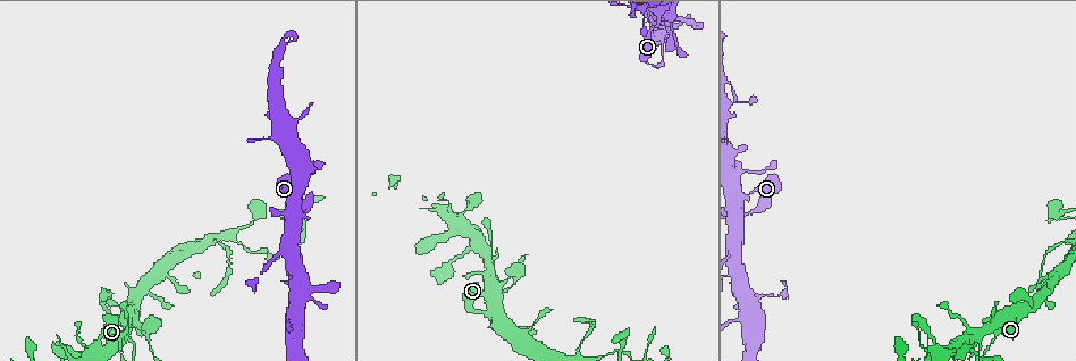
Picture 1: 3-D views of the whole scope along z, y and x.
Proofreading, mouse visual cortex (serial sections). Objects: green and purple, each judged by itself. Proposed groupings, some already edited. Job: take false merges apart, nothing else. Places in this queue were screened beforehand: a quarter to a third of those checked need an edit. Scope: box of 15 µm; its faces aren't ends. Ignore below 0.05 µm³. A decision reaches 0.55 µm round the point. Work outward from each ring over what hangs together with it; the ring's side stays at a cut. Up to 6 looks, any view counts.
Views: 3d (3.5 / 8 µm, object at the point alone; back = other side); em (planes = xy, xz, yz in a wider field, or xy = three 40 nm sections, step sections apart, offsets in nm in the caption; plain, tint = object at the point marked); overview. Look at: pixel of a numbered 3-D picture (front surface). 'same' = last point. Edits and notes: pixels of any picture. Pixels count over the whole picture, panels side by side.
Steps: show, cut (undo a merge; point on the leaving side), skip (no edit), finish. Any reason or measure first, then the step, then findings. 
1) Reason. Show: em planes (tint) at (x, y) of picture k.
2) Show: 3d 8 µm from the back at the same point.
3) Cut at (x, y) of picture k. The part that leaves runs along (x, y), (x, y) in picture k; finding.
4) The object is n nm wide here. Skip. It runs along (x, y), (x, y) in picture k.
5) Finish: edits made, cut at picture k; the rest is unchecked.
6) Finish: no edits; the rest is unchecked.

Three-way junction. Show: 3d 3.5 µm from the back at (507, 281) of picture 1.

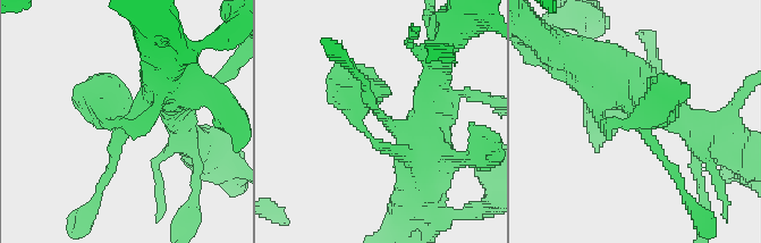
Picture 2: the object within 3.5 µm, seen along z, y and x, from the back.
3 arms meet here; the arms are 150, 450, 450 nm wide; now the EM. Show: em planes (tint) at (381, 113) of picture 2.

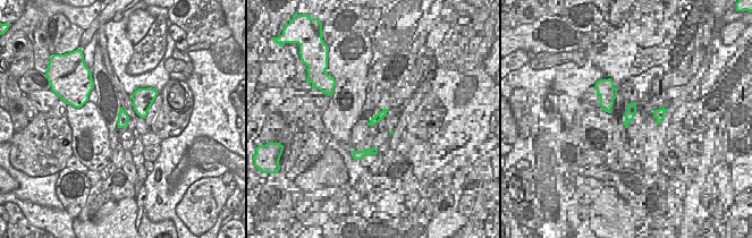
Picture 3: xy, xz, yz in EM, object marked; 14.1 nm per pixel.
The object is 160 nm wide here. Skip. It runs along (432, 154), (363, 100), (338, 70) in picture 2; one cell here.

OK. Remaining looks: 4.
Arms part here. Show: 3d 3.5 µm at (508, 327) of picture 1.

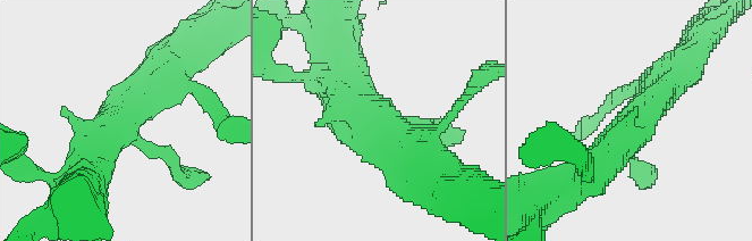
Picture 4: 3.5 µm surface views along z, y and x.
Need the tissue. Show: em xy step 3 (tint) at (118, 126) of picture 4.

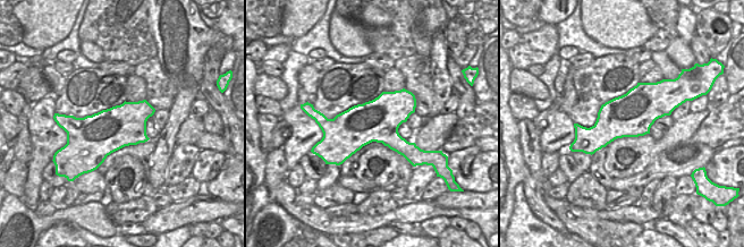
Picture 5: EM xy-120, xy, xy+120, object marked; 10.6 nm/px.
Skip. It runs along (581, 174), (634, 122), (674, 73) in picture 4; continuous, no second cell.

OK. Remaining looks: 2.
Thin neck. Show: 3d 3.5 µm at (1061, 243) of picture 1.

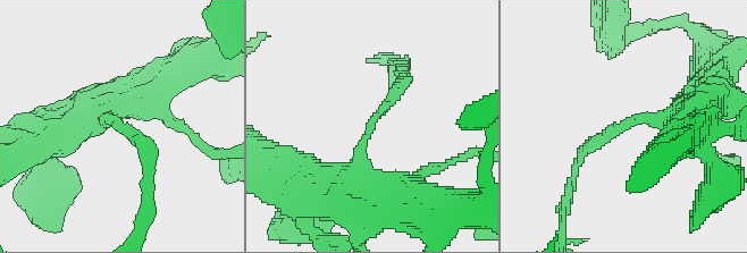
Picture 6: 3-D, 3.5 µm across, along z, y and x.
The arms are 200, 350 nm wide. Show: em xy step 3 (tint) at (631, 124) of picture 6.

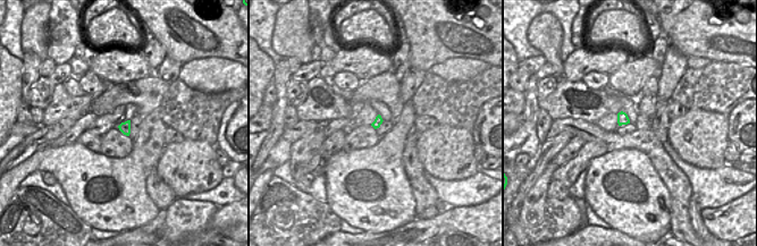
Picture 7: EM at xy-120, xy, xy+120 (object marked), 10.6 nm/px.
Skip. It runs along (330, 187), (403, 79) in picture 6; all the same cell.

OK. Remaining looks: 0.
Finish: no edits; the rest is unchecked.

